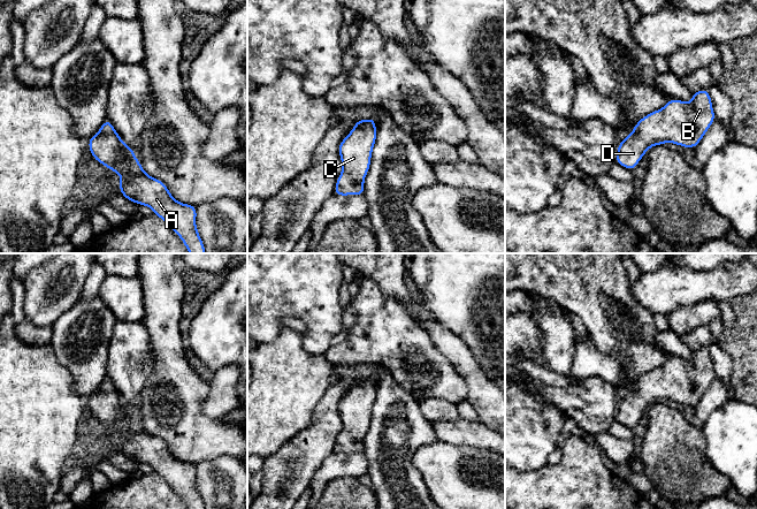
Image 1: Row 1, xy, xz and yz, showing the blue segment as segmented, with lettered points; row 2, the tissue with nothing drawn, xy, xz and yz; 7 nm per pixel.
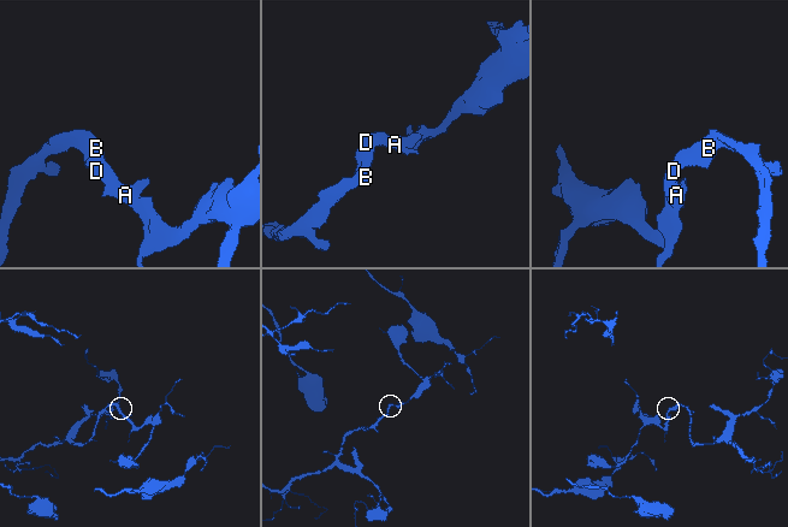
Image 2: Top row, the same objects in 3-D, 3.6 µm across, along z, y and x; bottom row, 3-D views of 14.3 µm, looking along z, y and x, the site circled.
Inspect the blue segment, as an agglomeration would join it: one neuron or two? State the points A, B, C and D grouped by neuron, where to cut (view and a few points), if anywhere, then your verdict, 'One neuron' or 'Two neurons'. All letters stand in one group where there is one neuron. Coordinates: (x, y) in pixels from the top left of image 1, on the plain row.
Groups: A B C D. No split. One neuron

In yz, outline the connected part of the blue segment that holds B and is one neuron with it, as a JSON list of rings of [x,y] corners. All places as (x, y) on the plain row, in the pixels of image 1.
[[[709,348],[693,350],[693,358],[689,362],[682,358],[671,357],[662,367],[643,374],[635,382],[633,389],[618,402],[614,420],[633,428],[651,404],[662,403],[667,400],[682,405],[695,407],[714,378],[716,374]]]

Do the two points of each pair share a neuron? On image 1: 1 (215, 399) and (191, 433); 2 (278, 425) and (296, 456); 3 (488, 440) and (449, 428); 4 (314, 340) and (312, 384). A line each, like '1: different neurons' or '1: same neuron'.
1: different neurons
2: different neurons
3: same neuron
4: different neurons

